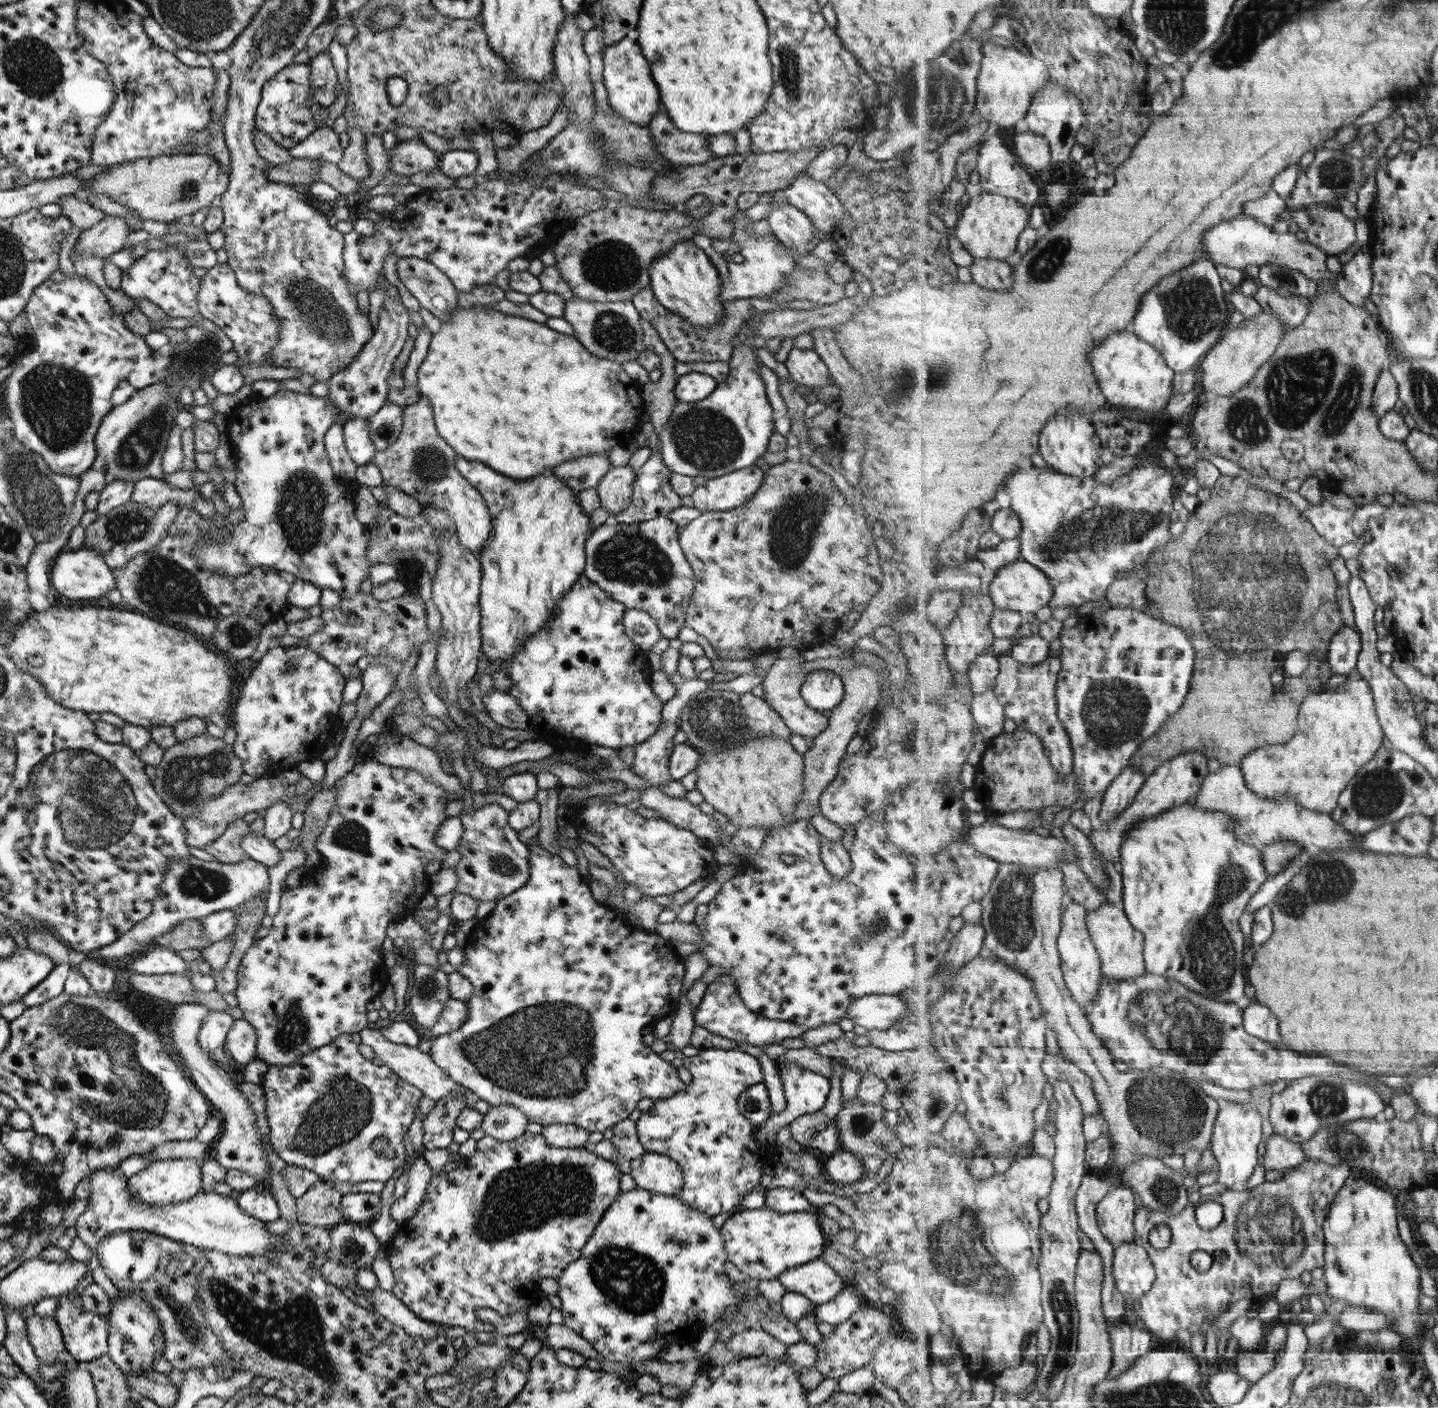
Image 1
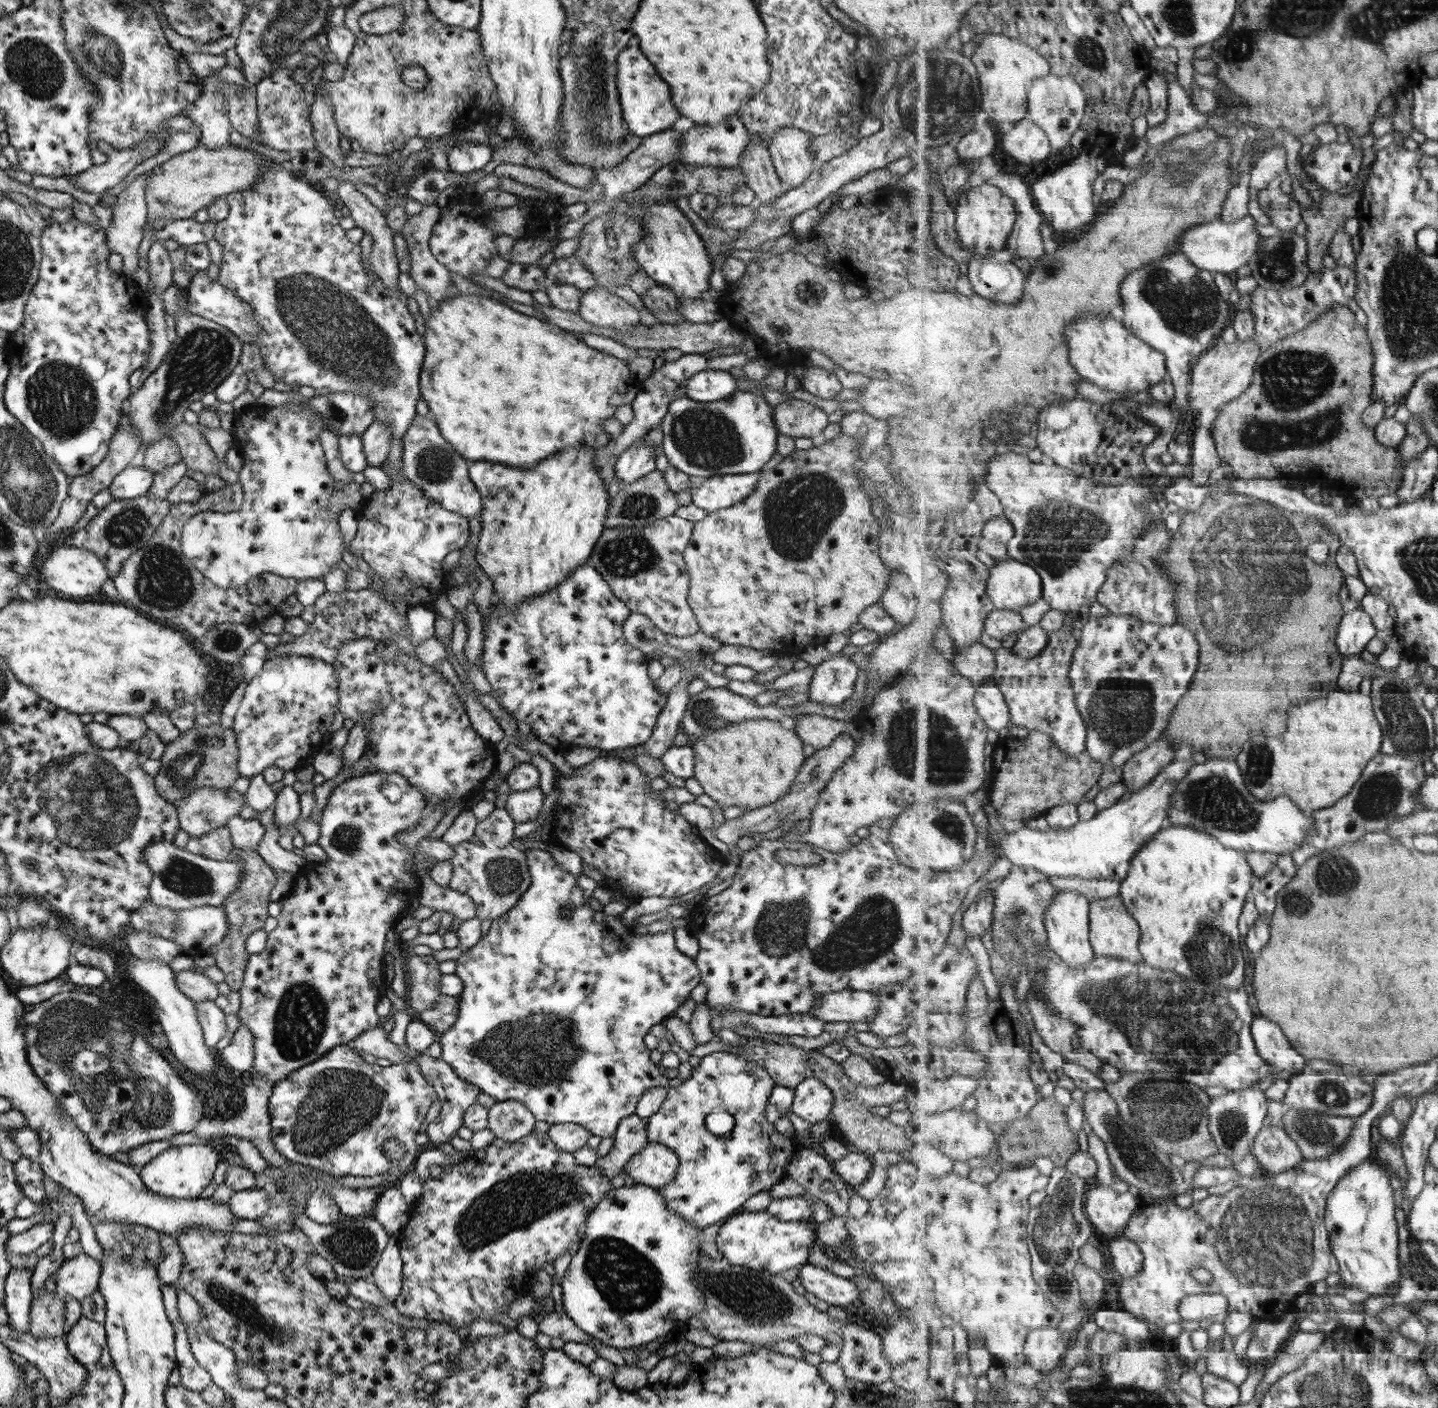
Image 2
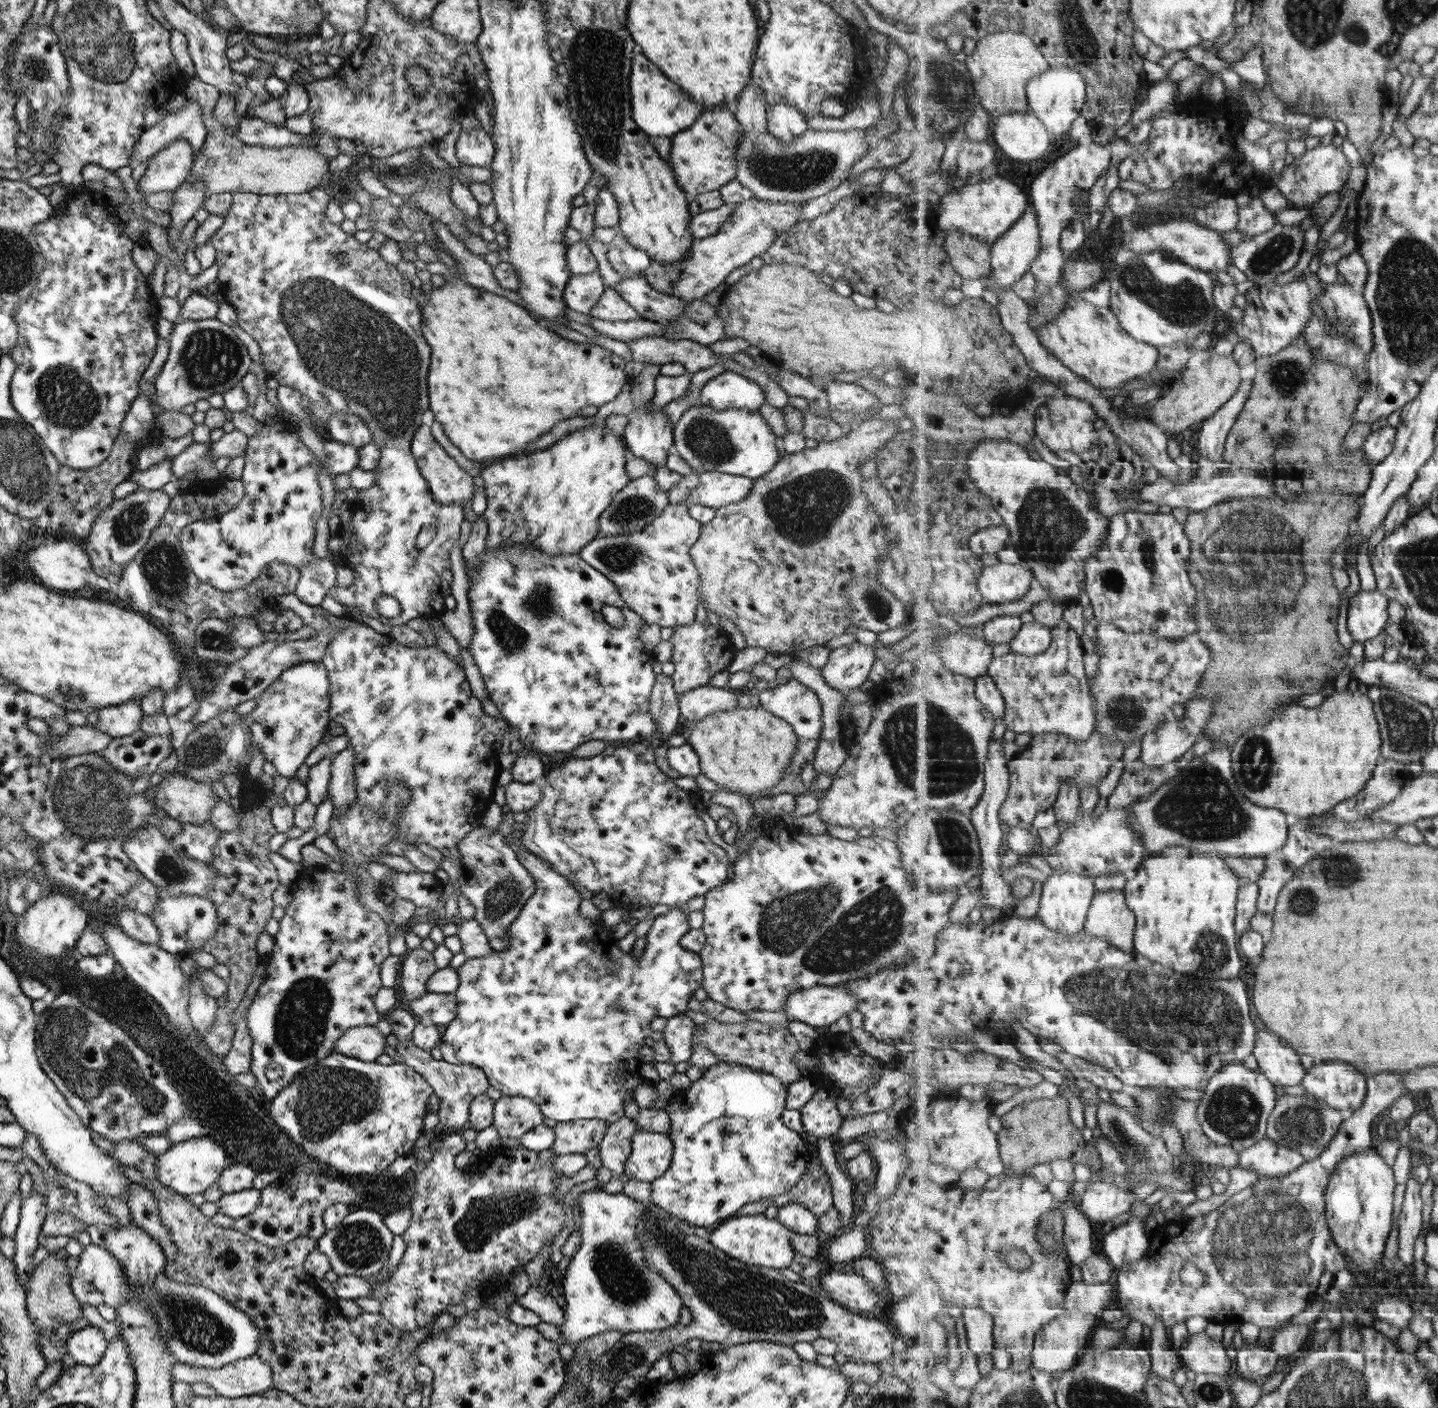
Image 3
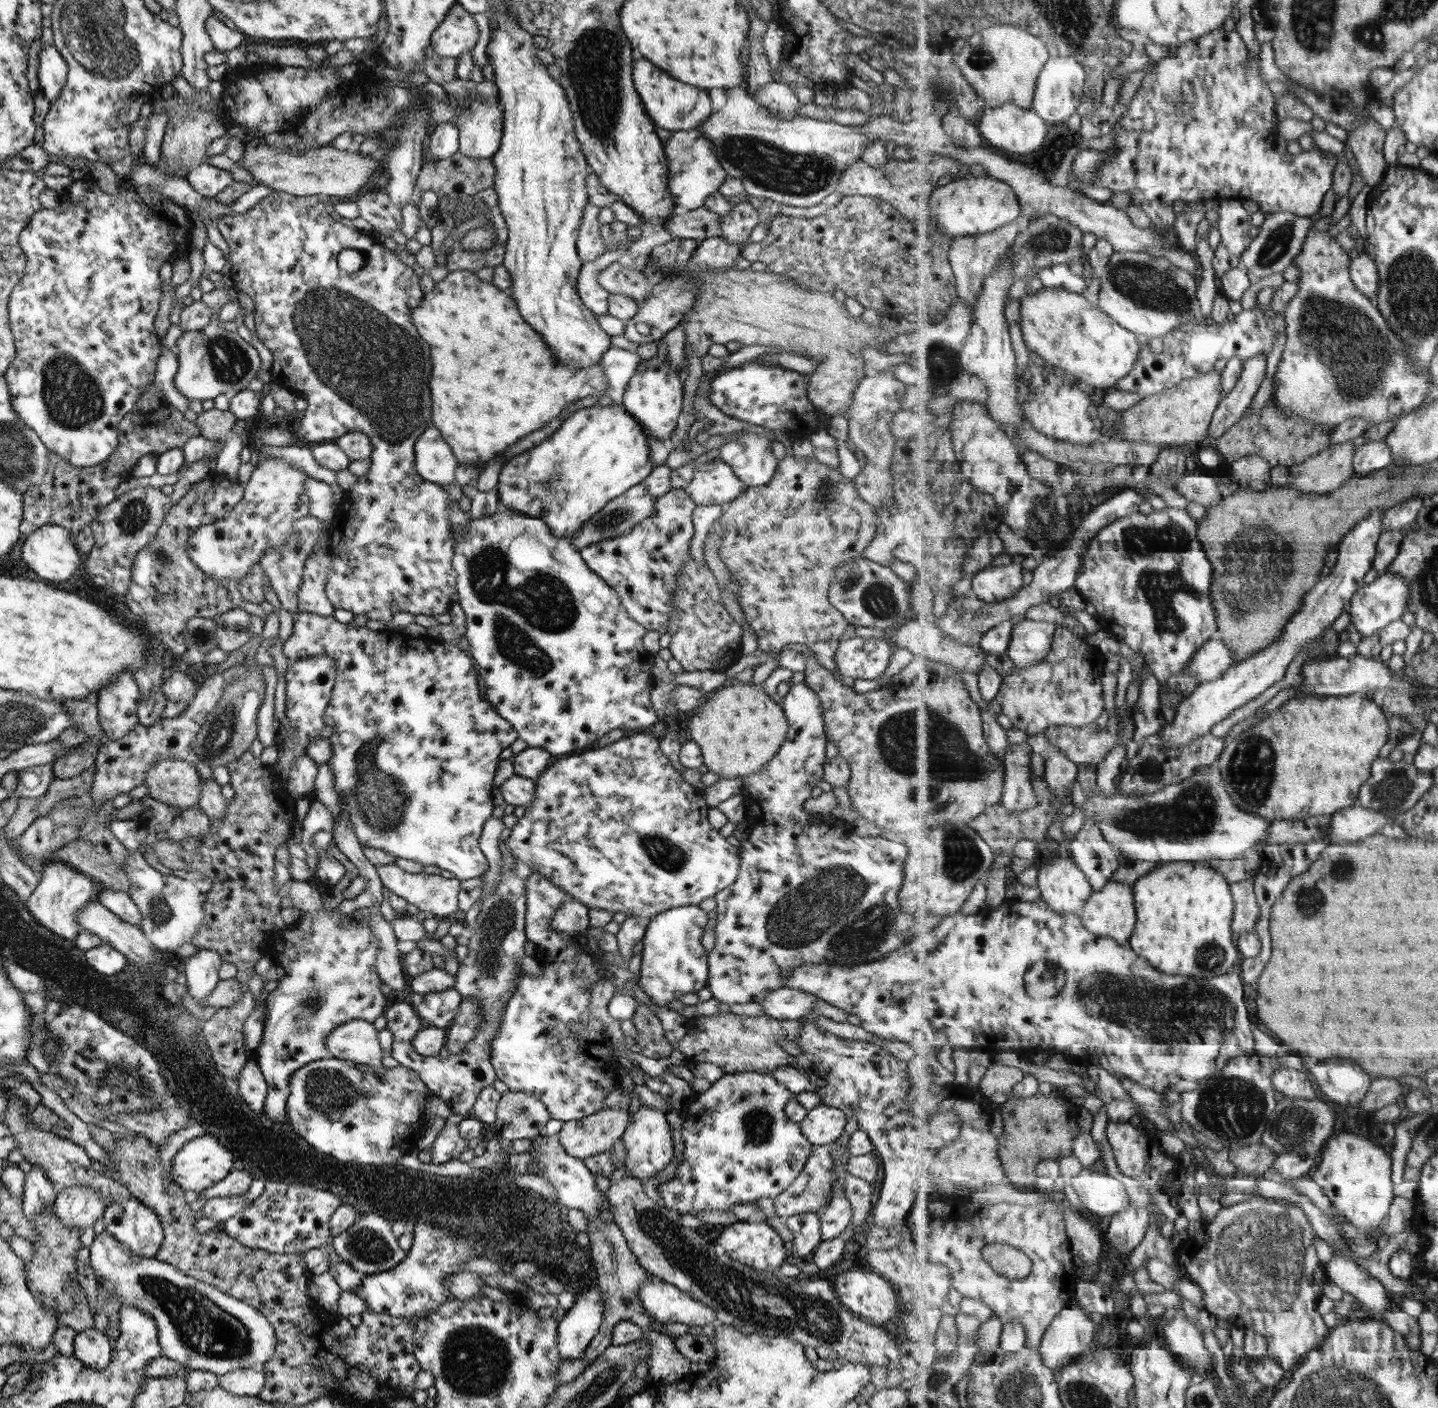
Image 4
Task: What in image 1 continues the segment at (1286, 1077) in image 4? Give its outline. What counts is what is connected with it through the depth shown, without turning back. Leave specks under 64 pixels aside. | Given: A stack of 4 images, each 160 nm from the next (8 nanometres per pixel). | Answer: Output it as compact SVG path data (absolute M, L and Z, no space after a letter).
M1263 1004L1244 1005L1243 1026L1257 1038L1273 1043L1278 1049L1287 1048L1279 1032L1277 1016Z

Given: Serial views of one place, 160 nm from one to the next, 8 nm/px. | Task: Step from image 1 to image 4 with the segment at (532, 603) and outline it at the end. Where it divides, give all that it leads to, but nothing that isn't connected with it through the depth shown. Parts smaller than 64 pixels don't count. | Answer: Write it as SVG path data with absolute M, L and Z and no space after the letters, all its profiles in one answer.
M595 404L590 407L577 409L571 417L563 416L561 424L549 438L533 446L531 450L512 457L498 472L497 489L498 504L507 510L518 512L521 516L529 518L538 518L547 520L547 516L555 516L571 498L583 498L581 500L581 512L577 514L575 520L567 522L544 522L550 533L557 538L567 538L570 534L575 534L580 525L598 510L605 506L613 497L623 494L625 490L640 484L649 474L649 471L655 467L650 458L648 458L649 438L644 435L644 430L640 424L625 412L623 406L611 404L605 407L599 407Z

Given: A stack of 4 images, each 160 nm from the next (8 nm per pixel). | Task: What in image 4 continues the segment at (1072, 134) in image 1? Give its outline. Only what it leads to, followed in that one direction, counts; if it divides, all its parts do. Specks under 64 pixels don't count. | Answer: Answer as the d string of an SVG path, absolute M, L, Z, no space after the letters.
M1051 58L1041 71L1032 108L1047 123L1065 122L1078 110L1086 85L1085 67L1076 58Z

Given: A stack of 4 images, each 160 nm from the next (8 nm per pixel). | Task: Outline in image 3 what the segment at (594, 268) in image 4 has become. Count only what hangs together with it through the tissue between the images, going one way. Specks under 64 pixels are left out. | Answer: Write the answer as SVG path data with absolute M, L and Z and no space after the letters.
M595 269L589 274L571 276L563 287L562 299L566 308L588 314L604 288L599 270Z

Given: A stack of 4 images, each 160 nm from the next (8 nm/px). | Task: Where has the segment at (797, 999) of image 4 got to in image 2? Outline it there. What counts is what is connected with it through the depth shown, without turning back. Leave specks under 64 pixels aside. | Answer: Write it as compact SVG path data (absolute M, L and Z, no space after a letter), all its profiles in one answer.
M845 989L824 994L809 1014L824 1023L869 1022L878 1013L880 1002L870 992Z

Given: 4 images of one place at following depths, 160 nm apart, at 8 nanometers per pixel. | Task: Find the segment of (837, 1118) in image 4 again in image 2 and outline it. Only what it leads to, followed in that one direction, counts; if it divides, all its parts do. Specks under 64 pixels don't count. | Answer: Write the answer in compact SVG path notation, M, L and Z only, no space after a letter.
M807 1075L793 1088L793 1100L790 1112L799 1116L810 1125L826 1117L829 1118L833 1104L832 1092L820 1081Z

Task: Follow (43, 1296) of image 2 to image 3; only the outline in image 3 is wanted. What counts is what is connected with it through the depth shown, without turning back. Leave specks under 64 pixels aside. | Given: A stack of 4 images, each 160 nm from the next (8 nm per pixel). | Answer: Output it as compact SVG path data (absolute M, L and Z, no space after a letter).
M64 1250L49 1253L33 1268L29 1280L24 1284L27 1317L39 1330L56 1329L60 1324L69 1324L82 1317L80 1305L69 1286L70 1275L65 1270L65 1258L61 1258L60 1254L65 1254Z

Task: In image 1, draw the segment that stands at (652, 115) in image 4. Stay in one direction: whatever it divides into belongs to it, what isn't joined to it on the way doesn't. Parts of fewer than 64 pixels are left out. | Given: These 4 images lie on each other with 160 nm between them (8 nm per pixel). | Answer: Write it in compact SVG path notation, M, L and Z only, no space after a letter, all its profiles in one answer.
M625 36L603 48L599 56L602 58L602 83L607 92L610 108L619 118L628 120L637 126L646 127L653 113L656 113L659 108L660 102L655 82L649 76L649 64L641 56L639 46L633 44L633 41Z

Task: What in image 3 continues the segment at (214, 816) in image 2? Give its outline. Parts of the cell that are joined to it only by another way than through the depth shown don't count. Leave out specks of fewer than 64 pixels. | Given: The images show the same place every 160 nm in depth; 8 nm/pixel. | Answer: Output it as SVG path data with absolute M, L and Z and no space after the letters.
M165 773L156 787L152 799L179 823L201 825L209 821L209 812L219 799L208 782L194 781L177 773Z

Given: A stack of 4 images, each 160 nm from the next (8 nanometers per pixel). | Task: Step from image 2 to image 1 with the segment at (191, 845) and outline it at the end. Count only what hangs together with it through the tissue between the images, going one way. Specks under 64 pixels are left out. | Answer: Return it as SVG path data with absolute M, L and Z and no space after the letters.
M241 818L233 820L221 836L210 842L203 850L223 864L247 860L248 854L240 847L241 839L247 832L249 832L248 824Z

